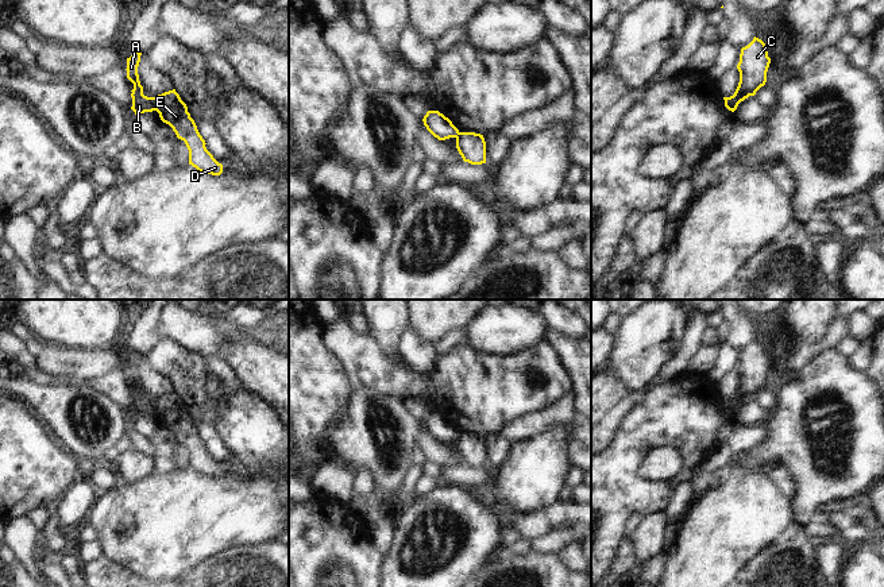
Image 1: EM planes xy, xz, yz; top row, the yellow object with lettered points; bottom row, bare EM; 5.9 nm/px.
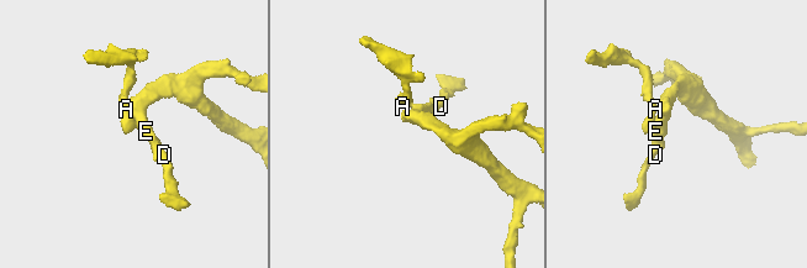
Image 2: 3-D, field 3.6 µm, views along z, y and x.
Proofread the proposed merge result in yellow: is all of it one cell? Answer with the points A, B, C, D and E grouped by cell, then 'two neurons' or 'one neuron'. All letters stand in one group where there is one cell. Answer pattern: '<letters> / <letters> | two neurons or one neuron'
A B / C D E | two neurons

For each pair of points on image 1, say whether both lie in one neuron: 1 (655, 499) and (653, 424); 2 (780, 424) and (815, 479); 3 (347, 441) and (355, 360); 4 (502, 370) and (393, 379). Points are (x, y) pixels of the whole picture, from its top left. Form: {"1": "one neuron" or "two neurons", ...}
{"1": "one neuron", "2": "one neuron", "3": "two neurons", "4": "one neuron"}

